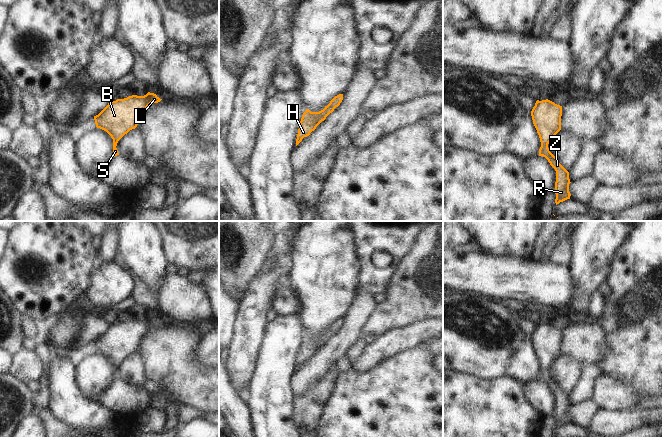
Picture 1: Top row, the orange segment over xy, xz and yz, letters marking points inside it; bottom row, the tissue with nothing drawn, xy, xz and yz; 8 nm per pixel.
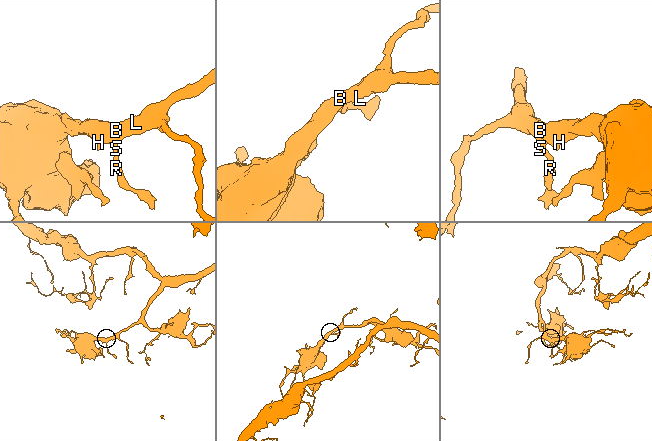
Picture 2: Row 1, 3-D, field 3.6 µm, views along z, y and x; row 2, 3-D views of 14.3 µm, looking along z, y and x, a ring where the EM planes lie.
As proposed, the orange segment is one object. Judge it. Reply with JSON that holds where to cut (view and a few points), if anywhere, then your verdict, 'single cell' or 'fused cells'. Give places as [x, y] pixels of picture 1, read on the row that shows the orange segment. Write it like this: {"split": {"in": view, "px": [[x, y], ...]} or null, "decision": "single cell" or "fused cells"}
{"split": null, "decision": "single cell"}

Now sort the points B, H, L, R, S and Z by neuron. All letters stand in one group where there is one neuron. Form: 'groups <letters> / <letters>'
groups B H L R S Z

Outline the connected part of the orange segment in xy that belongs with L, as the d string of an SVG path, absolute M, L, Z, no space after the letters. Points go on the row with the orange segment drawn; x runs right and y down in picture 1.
M150 92L144 96L132 95L109 101L108 105L94 116L96 127L106 131L113 139L113 157L119 155L116 148L118 141L137 127L143 112L151 103L158 103L161 100Z

